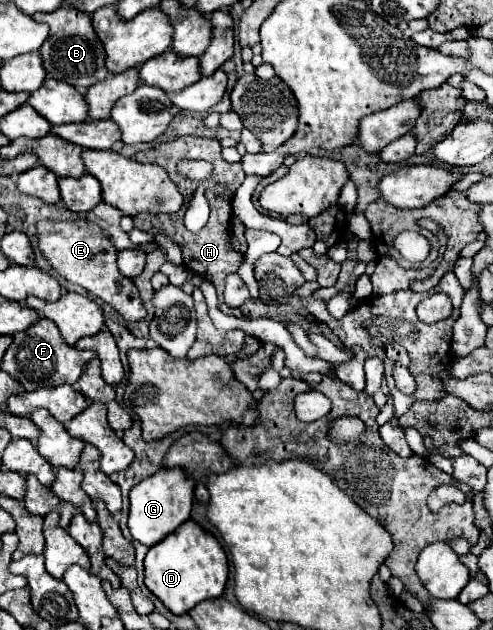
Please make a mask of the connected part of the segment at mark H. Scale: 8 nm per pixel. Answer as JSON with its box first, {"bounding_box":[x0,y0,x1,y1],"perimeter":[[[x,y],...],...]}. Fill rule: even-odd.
{"bounding_box":[134,197,244,317],"perimeter":[[[208,197],[208,203],[210,203],[210,219],[208,219],[208,223],[206,223],[198,233],[190,233],[190,231],[184,227],[184,223],[182,223],[182,217],[184,217],[184,211],[186,211],[188,203],[184,203],[184,207],[182,207],[178,213],[170,213],[170,215],[140,213],[138,217],[134,217],[134,225],[136,225],[138,229],[142,229],[144,233],[150,233],[150,235],[154,235],[154,233],[164,233],[164,235],[168,235],[170,239],[174,239],[174,241],[180,245],[180,249],[182,249],[186,269],[192,271],[192,273],[196,273],[196,275],[200,275],[200,277],[204,277],[206,281],[210,281],[210,283],[216,287],[216,291],[218,291],[219,309],[226,315],[244,317],[244,313],[242,313],[239,308],[228,307],[223,299],[225,288],[224,279],[226,279],[226,275],[236,273],[238,267],[240,267],[242,261],[244,261],[240,253],[236,253],[234,249],[230,249],[230,235],[228,235],[230,215],[232,215],[232,213],[230,213],[230,205],[228,205],[226,199],[220,201],[220,199],[216,199],[216,197]]]}

